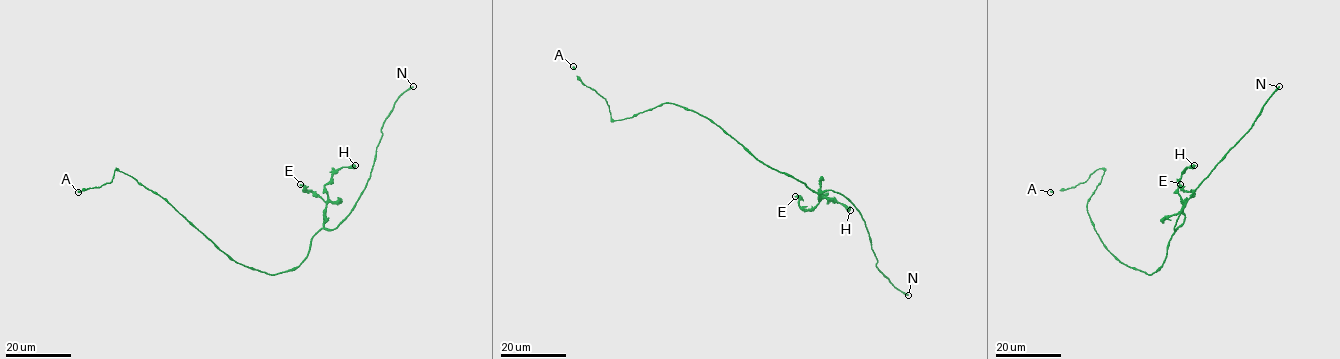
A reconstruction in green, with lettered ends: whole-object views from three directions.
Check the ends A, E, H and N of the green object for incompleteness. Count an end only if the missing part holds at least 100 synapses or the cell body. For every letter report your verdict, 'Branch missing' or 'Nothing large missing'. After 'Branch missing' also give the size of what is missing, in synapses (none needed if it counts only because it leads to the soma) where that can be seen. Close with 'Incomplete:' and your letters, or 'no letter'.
A: Nothing large missing
E: Nothing large missing
H: Nothing large missing
N: Branch missing. Roughly 120 synapses
Incomplete: N

